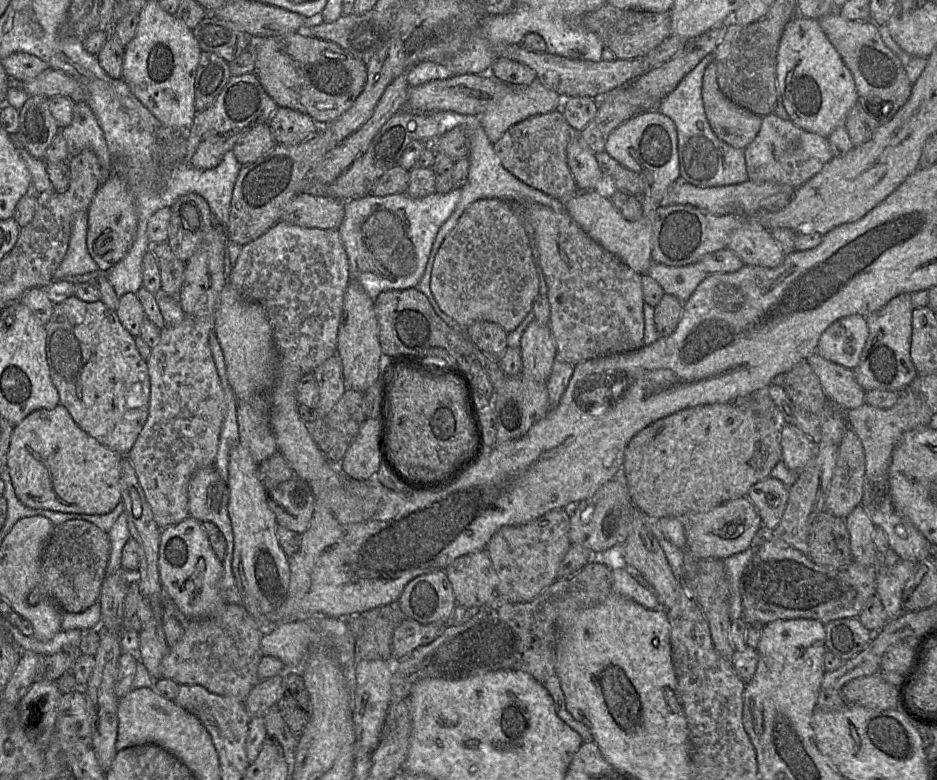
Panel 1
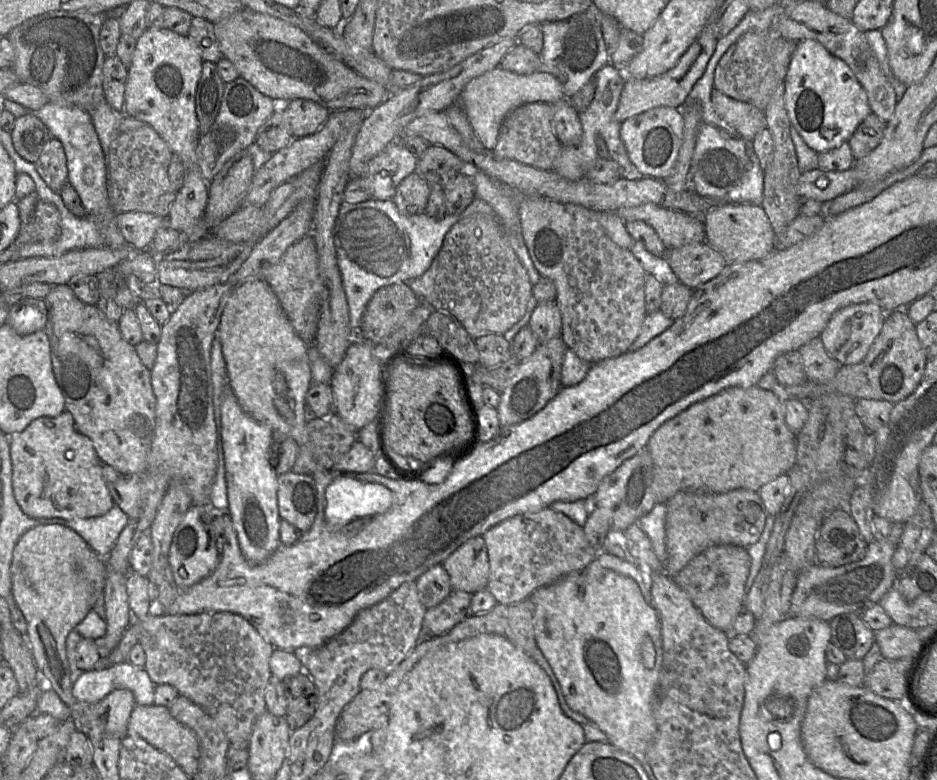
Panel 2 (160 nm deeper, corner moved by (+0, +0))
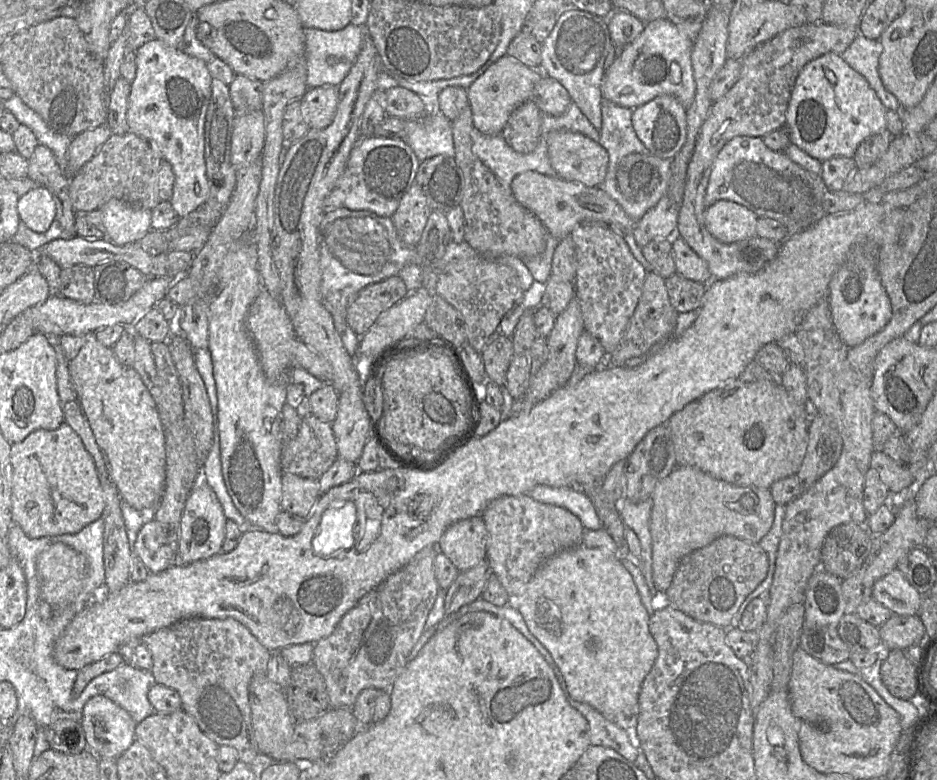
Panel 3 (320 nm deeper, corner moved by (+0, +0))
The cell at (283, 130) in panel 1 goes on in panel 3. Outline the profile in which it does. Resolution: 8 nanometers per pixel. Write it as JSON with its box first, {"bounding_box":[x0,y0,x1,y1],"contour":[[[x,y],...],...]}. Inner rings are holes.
{"bounding_box":[302,85,339,129],"contour":[[[323,85],[306,91],[302,109],[310,129],[325,129],[334,119],[339,103],[338,88]]]}

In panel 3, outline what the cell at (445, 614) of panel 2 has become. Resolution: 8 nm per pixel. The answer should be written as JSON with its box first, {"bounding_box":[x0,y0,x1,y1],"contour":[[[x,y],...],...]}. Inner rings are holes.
{"bounding_box":[445,558,492,615],"contour":[[[487,558],[475,567],[459,572],[457,578],[445,592],[446,615],[455,613],[462,606],[480,598],[491,576],[492,570]]]}

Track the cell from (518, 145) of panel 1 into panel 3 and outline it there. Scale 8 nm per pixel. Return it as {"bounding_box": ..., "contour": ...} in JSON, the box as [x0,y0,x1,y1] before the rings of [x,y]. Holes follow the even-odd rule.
{"bounding_box":[502,100,543,154],"contour":[[[528,100],[517,106],[502,130],[506,143],[516,152],[528,154],[539,143],[543,113]]]}

